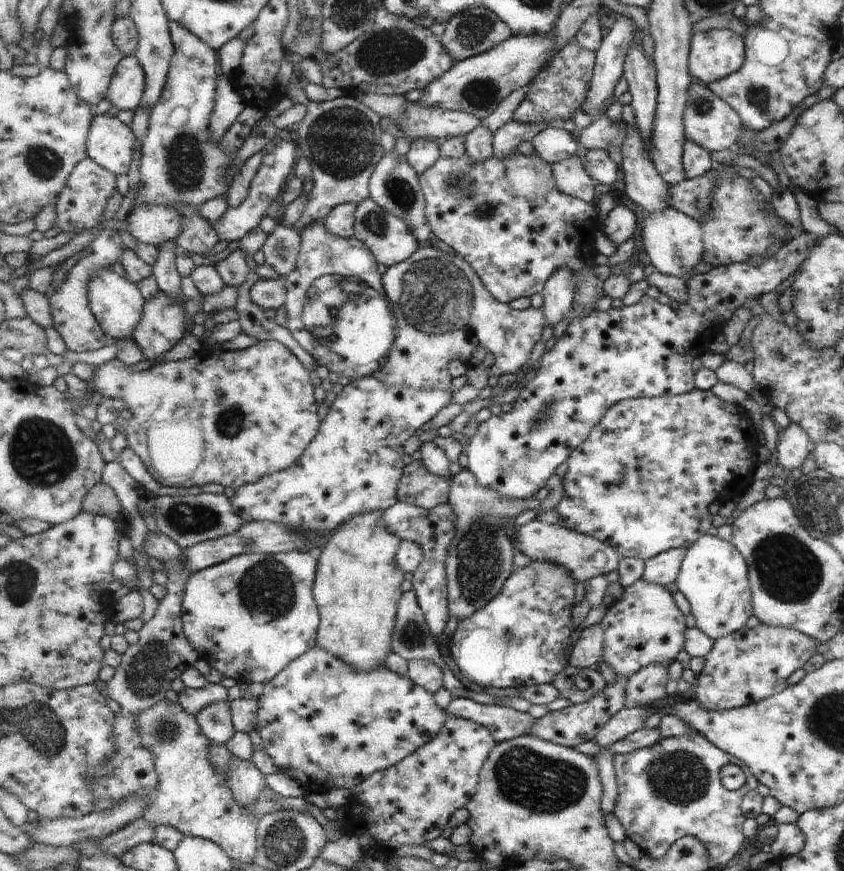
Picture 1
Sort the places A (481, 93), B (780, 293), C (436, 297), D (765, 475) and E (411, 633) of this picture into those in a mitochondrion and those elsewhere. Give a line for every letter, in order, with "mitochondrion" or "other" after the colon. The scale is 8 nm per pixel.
A: mitochondrion
B: other
C: mitochondrion
D: other
E: mitochondrion

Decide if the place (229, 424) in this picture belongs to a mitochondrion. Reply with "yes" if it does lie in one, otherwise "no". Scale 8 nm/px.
yes

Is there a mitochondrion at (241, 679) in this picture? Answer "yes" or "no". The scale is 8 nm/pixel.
no

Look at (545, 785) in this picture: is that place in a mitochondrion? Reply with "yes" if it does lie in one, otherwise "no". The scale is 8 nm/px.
yes

